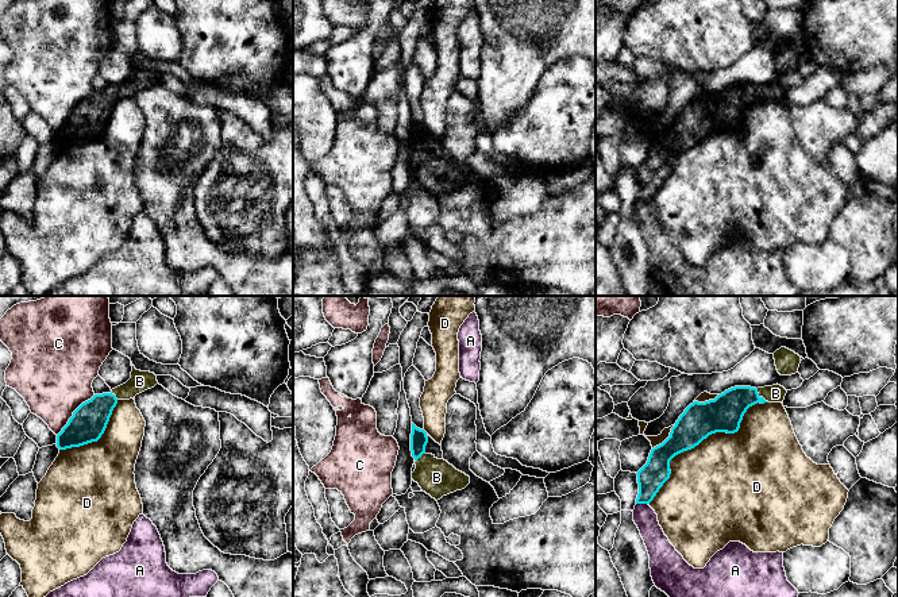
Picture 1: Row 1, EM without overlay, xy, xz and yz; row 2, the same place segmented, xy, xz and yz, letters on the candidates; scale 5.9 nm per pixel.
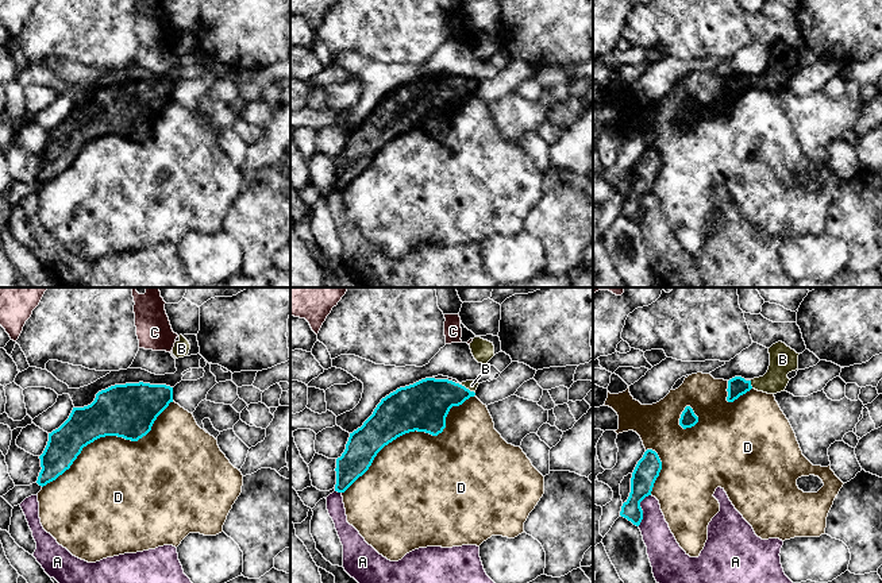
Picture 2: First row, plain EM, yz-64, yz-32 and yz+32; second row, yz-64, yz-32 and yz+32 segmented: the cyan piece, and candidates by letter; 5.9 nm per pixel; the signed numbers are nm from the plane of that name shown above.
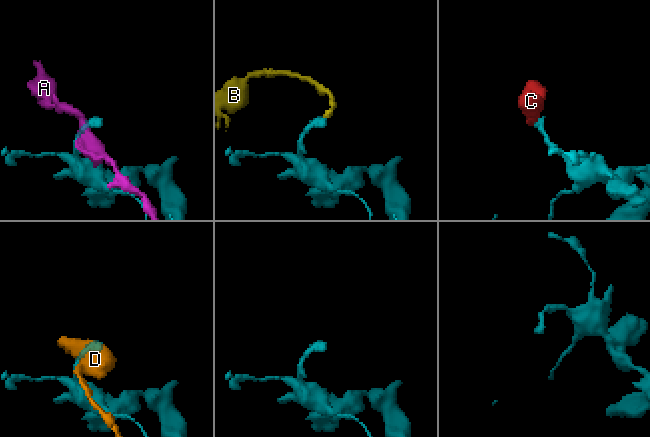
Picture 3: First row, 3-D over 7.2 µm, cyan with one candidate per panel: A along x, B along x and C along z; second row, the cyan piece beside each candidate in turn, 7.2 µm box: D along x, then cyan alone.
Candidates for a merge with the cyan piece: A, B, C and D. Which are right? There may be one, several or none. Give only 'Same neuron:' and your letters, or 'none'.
Same neuron: B

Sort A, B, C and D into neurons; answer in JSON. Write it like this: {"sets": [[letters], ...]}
{"sets": [["A"], ["B"], ["C"], ["D"]]}

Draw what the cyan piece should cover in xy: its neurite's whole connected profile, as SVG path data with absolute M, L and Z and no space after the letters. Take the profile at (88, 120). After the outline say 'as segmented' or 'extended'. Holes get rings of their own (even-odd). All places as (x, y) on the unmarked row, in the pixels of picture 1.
M132 59L131 63L131 76L126 81L112 86L111 90L95 92L73 109L68 122L57 132L59 147L97 139L104 131L119 97L135 96L136 92L158 81L154 70L136 68Z; extended

